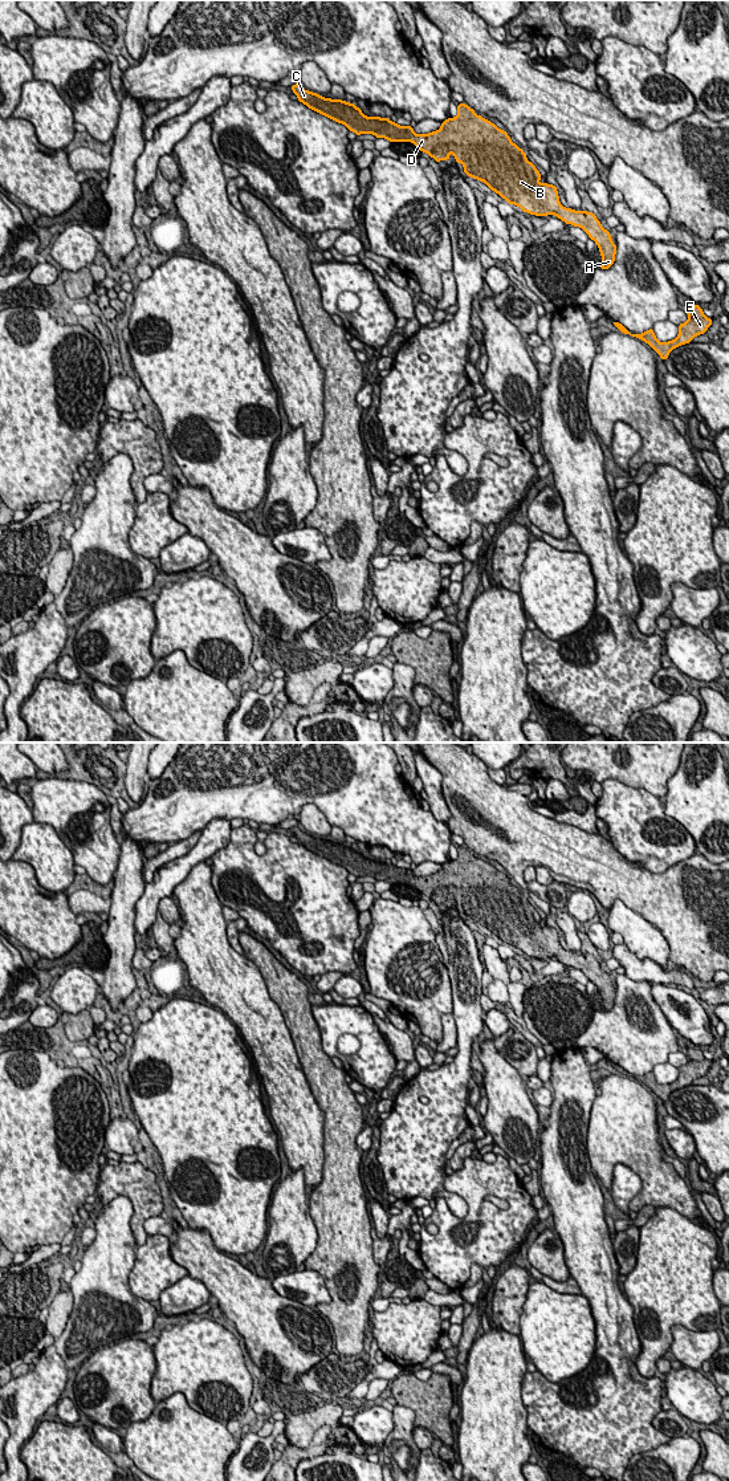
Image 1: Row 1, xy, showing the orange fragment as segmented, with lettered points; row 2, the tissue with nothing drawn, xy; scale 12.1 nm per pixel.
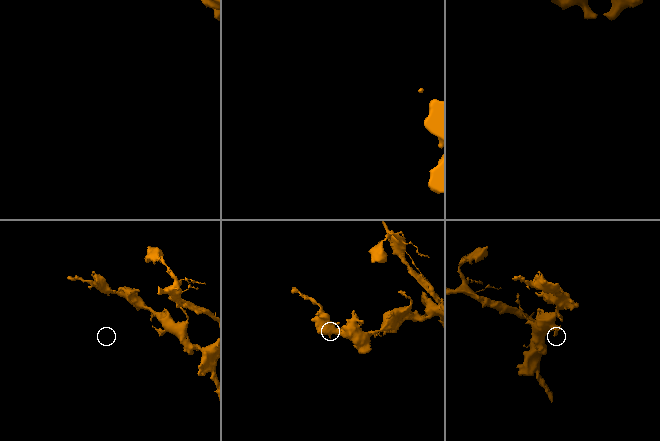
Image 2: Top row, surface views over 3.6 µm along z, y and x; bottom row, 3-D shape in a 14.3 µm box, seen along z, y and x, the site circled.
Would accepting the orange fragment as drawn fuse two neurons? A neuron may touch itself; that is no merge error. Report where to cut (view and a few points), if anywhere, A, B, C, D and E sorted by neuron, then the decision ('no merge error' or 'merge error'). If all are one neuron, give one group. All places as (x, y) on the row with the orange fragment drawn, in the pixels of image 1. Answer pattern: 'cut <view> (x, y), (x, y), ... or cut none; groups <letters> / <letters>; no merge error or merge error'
cut none; groups A B C D E; no merge error

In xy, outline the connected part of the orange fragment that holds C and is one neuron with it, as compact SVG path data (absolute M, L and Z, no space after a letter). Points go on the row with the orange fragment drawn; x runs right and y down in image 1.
M298 84L290 89L298 97L297 101L306 105L309 109L345 125L357 135L372 134L376 138L384 138L392 142L412 142L420 151L428 154L436 162L448 160L452 152L456 162L464 166L464 172L486 186L505 199L509 204L516 204L524 212L535 216L555 215L566 224L582 228L591 240L599 247L602 255L600 269L608 269L615 261L616 245L612 243L610 231L600 225L600 221L592 212L575 211L561 204L557 187L553 184L539 183L541 174L535 166L526 159L526 154L516 143L510 141L506 131L498 129L490 121L476 115L475 110L465 103L459 103L457 115L441 122L441 127L428 134L415 134L411 126L400 126L388 118L367 117L354 103L325 98L317 93L304 90Z

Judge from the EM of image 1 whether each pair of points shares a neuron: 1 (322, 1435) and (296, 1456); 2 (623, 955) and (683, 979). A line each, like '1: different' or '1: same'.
1: same
2: same

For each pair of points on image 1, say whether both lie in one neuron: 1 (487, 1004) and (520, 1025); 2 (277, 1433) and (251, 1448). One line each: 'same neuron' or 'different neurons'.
1: same neuron
2: same neuron

